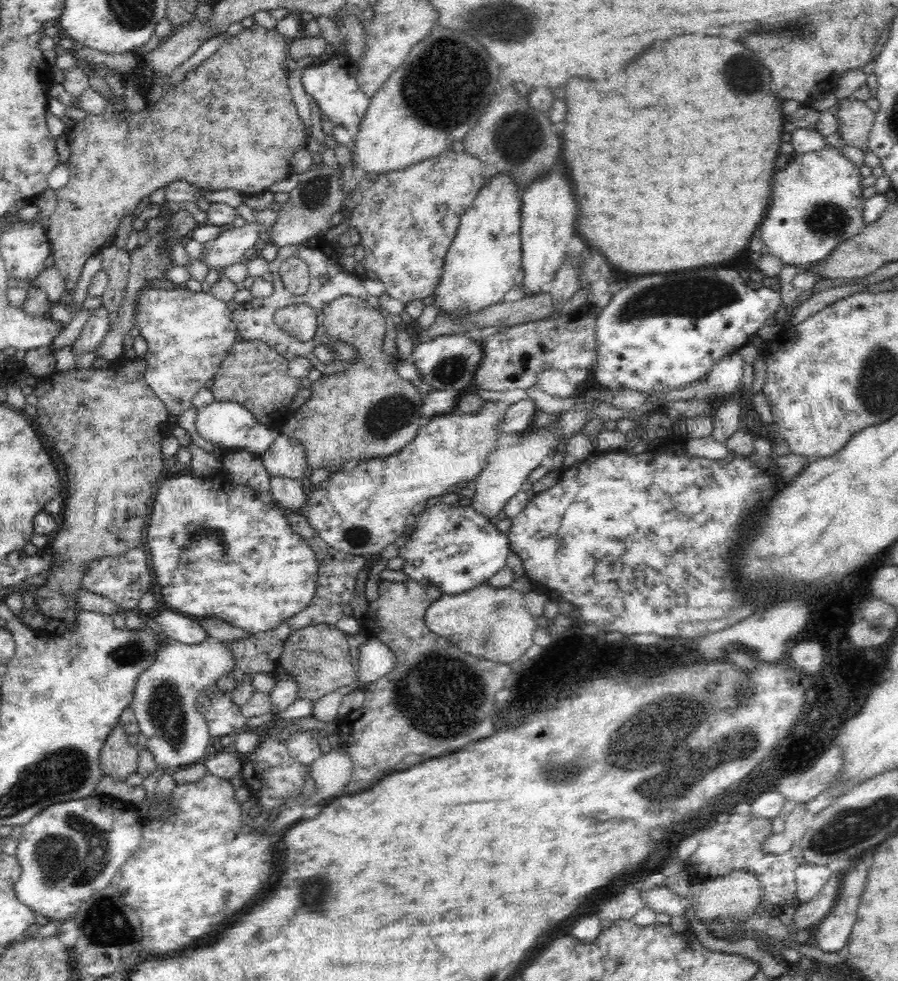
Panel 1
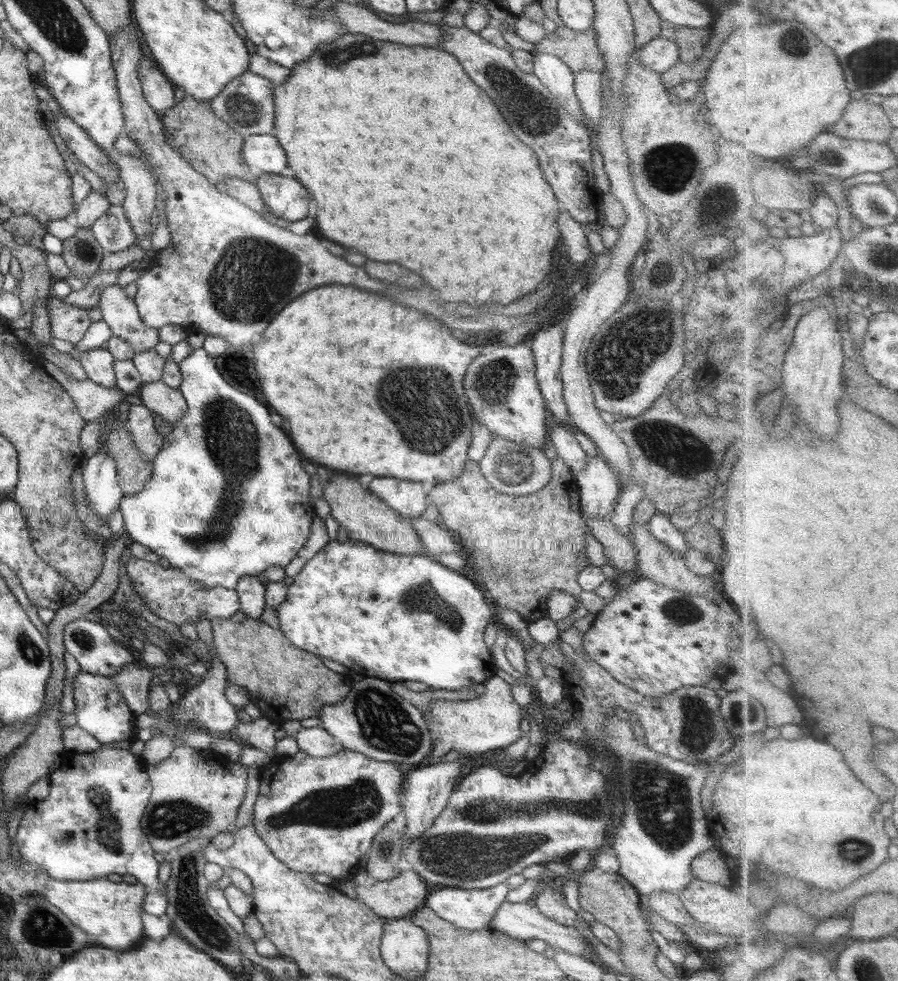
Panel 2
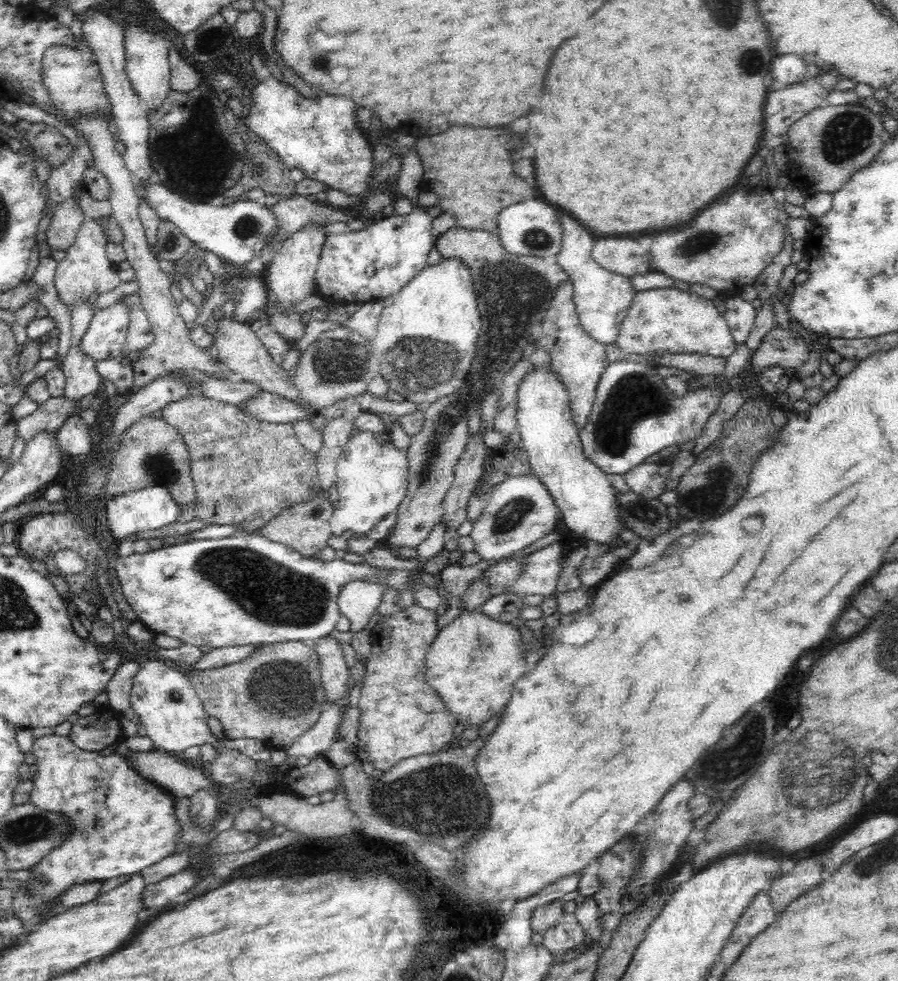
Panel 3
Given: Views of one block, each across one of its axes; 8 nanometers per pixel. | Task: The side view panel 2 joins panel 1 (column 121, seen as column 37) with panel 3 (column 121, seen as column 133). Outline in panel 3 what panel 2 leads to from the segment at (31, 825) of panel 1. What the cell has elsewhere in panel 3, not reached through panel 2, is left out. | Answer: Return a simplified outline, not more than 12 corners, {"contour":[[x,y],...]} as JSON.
{"contour":[[38,737],[29,802],[71,831],[14,892],[28,925],[74,886],[176,853],[172,794],[127,754]]}

